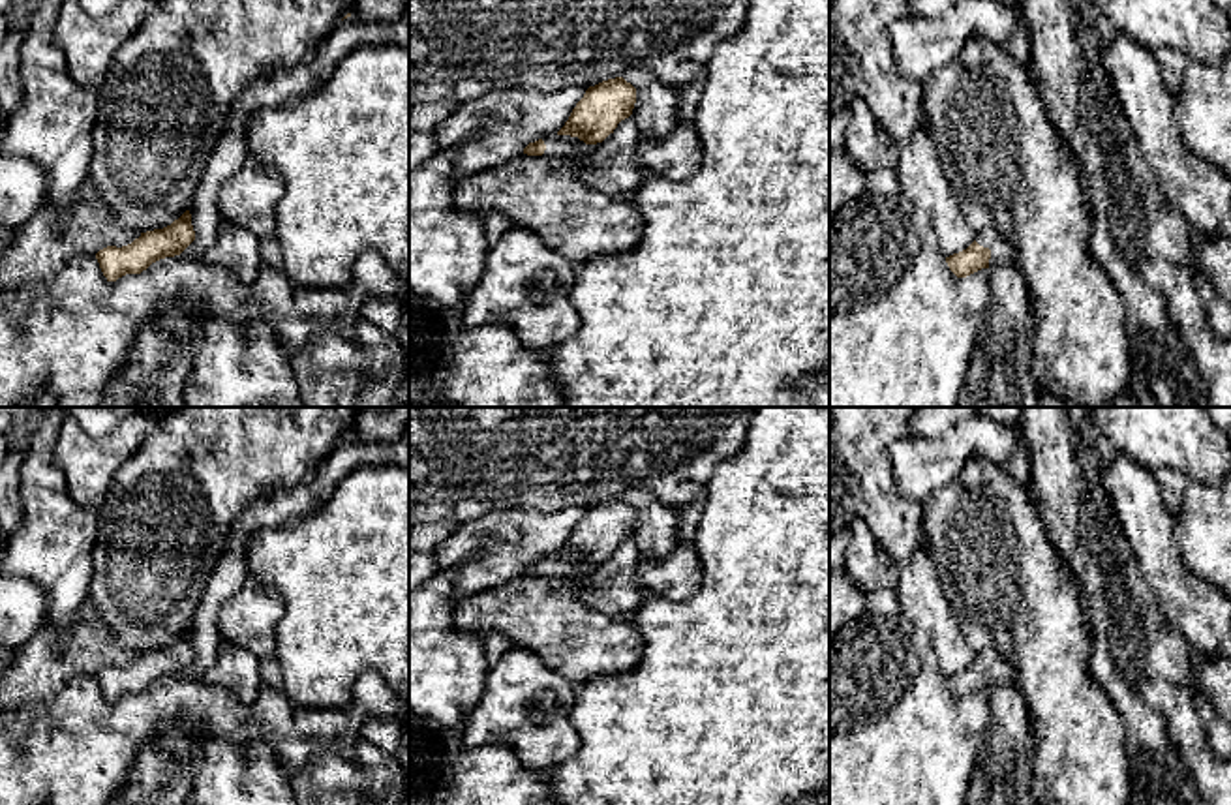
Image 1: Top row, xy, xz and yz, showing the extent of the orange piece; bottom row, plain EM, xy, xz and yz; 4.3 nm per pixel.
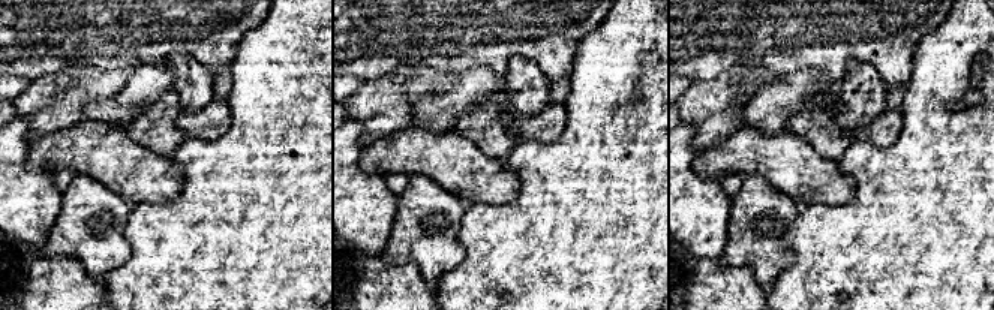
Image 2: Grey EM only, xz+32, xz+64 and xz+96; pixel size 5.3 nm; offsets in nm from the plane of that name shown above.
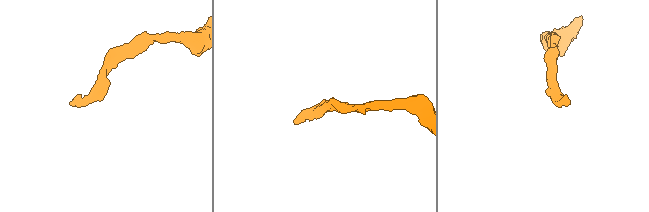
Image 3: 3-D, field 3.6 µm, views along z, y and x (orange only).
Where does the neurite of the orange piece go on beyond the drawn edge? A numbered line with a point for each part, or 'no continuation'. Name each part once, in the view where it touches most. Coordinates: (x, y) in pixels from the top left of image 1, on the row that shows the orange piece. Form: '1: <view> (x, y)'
1: yz (1001, 252)

